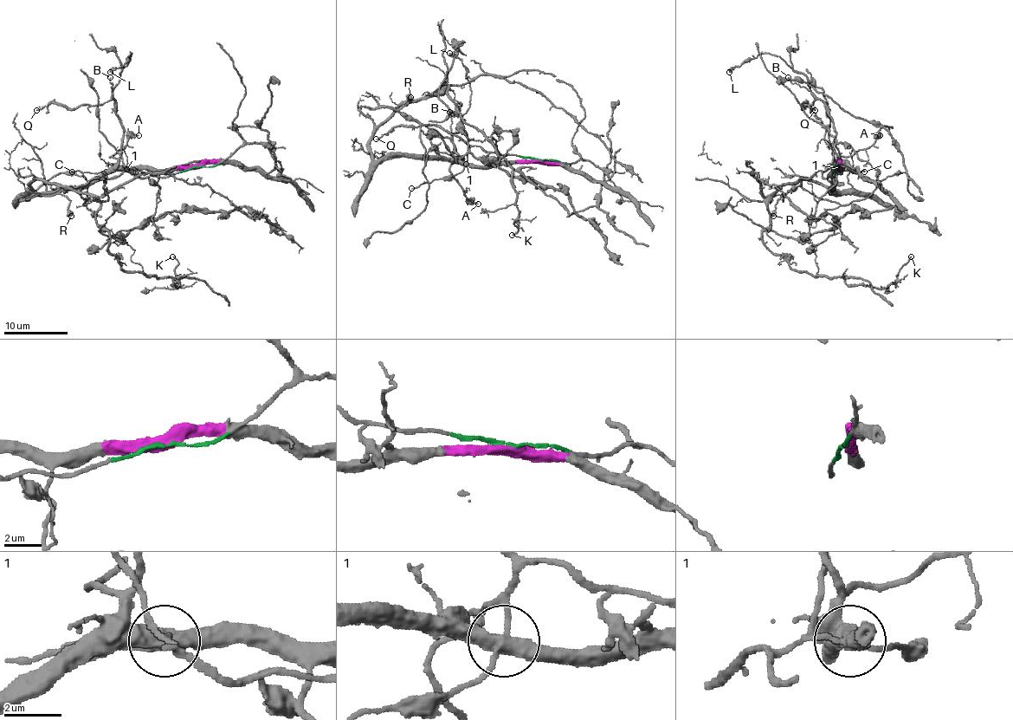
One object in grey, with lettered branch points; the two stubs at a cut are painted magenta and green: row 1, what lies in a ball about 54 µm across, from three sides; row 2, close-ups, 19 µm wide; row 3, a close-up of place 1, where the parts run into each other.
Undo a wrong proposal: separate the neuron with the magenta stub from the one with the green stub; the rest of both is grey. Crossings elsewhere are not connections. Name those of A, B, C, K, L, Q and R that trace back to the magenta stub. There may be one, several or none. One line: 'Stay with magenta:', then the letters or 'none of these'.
Stay with magenta: A, B, K, L, Q

